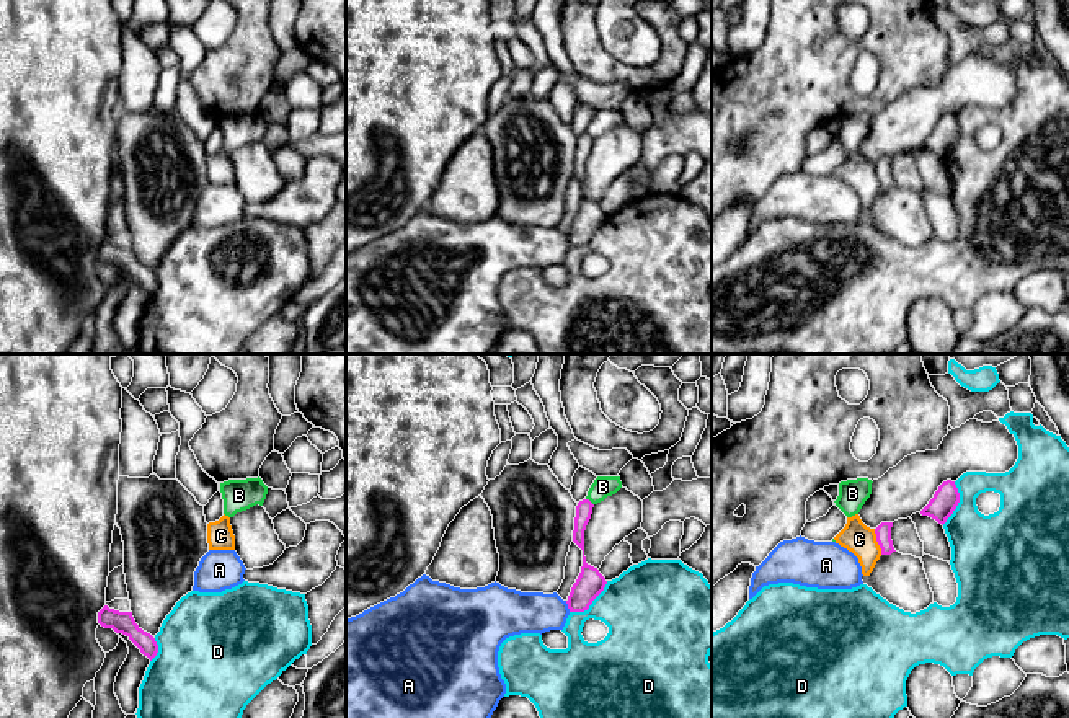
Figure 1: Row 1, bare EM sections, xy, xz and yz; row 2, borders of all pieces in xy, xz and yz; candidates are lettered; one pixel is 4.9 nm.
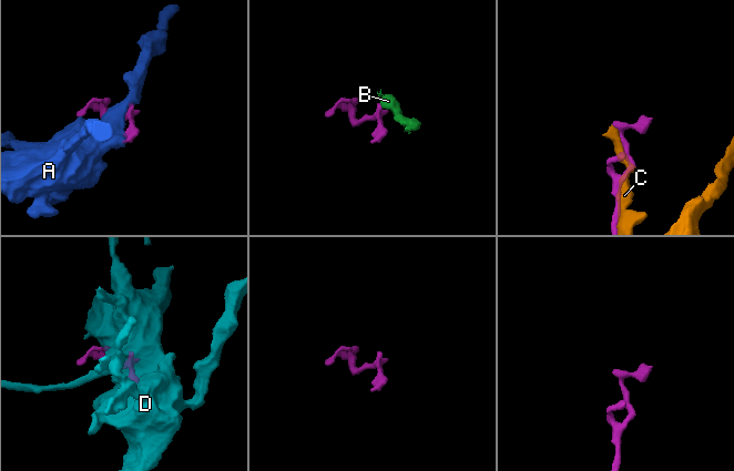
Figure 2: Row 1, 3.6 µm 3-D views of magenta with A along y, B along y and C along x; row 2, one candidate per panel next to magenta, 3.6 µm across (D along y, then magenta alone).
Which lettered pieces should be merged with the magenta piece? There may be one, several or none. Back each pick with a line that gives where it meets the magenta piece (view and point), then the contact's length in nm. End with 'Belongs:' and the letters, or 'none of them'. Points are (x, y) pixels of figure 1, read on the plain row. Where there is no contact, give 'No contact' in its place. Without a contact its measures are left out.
Belongs: none of them

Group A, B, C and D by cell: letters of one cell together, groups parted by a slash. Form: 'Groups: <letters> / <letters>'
Groups: A / B C / D

